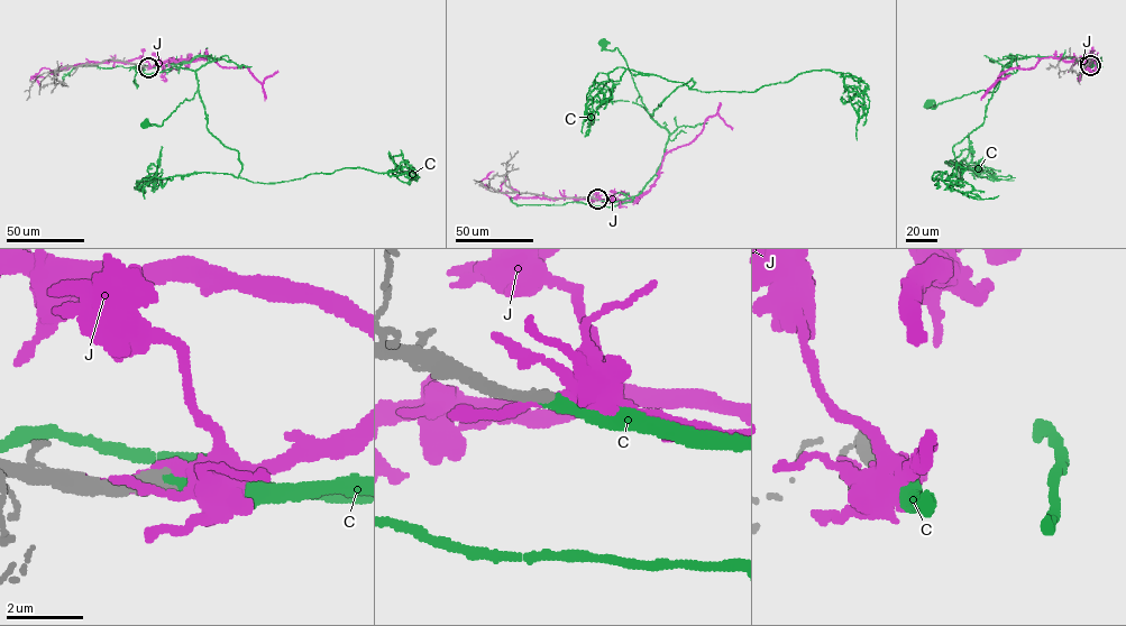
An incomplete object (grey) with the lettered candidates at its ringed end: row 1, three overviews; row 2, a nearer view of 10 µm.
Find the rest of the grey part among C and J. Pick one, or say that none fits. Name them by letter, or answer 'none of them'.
C

